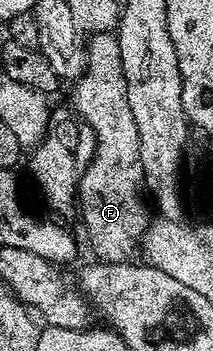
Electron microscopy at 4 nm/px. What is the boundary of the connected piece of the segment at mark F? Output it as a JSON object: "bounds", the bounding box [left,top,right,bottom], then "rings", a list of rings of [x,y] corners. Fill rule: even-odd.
{"bounds":[74,32,149,248],"rings":[[[99,32],[86,41],[86,67],[82,75],[74,81],[75,108],[78,119],[87,124],[95,135],[95,148],[91,161],[82,169],[79,177],[77,207],[83,211],[83,224],[87,227],[87,236],[95,248],[131,248],[135,236],[142,237],[149,227],[149,215],[143,200],[139,197],[139,188],[144,187],[139,153],[139,135],[133,110],[129,110],[125,70],[121,62],[121,46],[118,35]]]}

